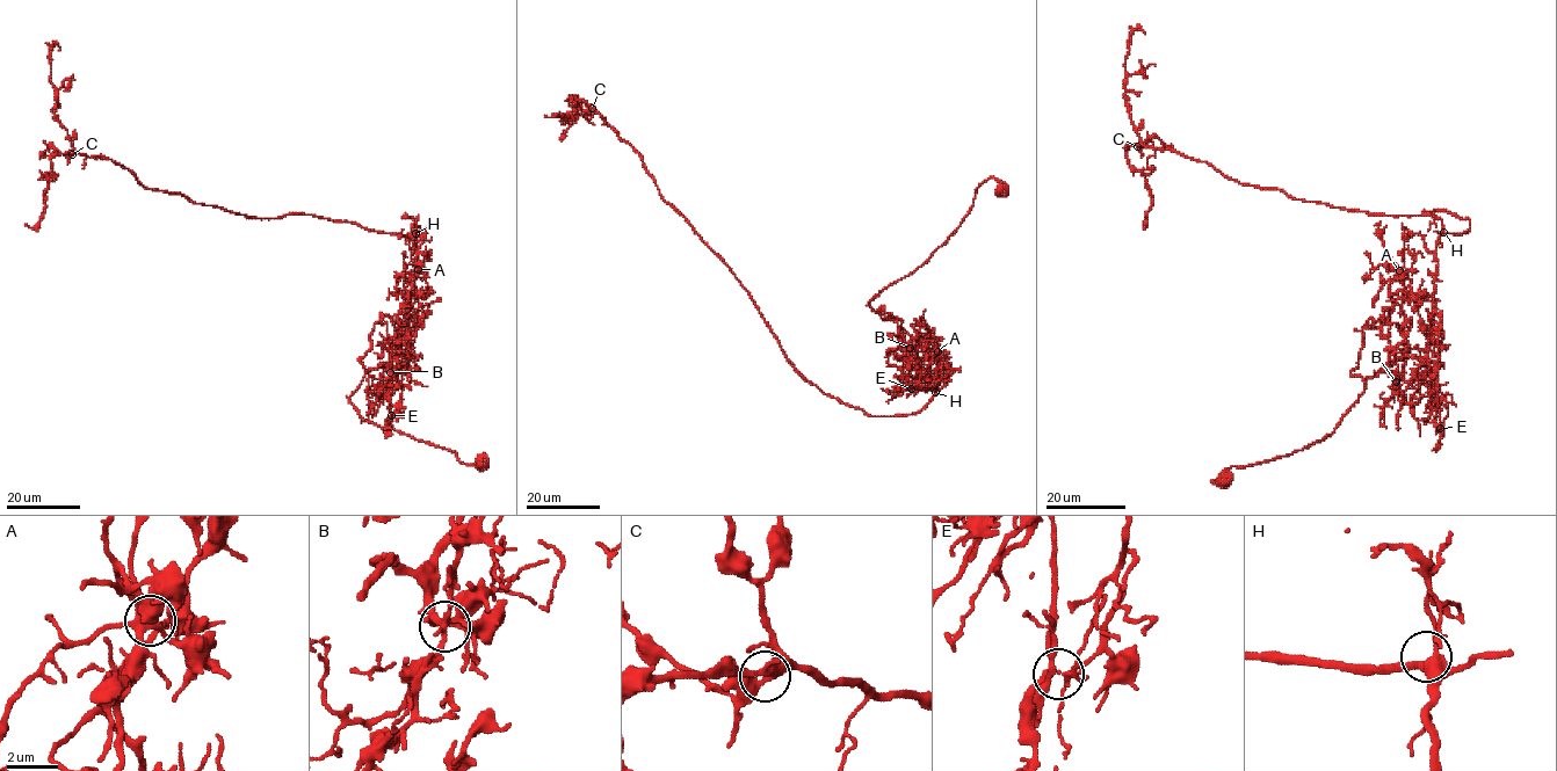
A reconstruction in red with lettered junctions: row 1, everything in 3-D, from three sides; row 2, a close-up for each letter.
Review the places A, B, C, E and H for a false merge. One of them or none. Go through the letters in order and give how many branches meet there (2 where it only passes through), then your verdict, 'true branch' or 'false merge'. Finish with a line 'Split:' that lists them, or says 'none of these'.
A: 5 | true branch
B: 5 | true branch
C: 4 | true branch
E: 6 | false merge
H: 4 | true branch
Split: E

